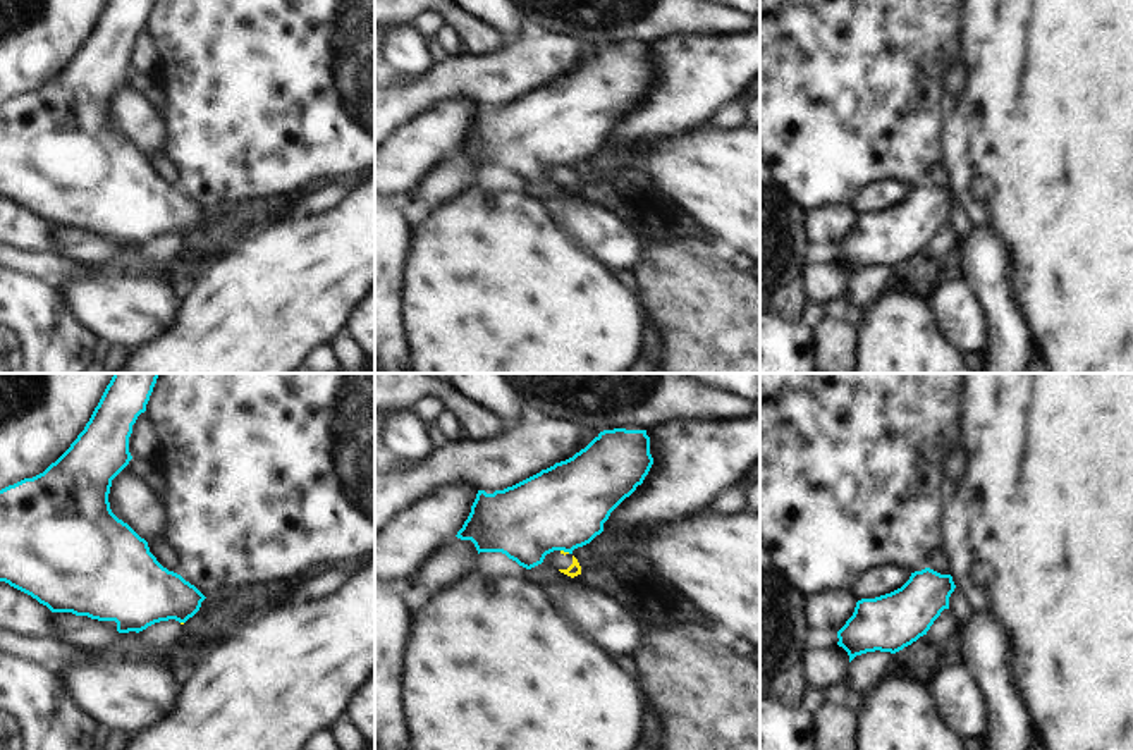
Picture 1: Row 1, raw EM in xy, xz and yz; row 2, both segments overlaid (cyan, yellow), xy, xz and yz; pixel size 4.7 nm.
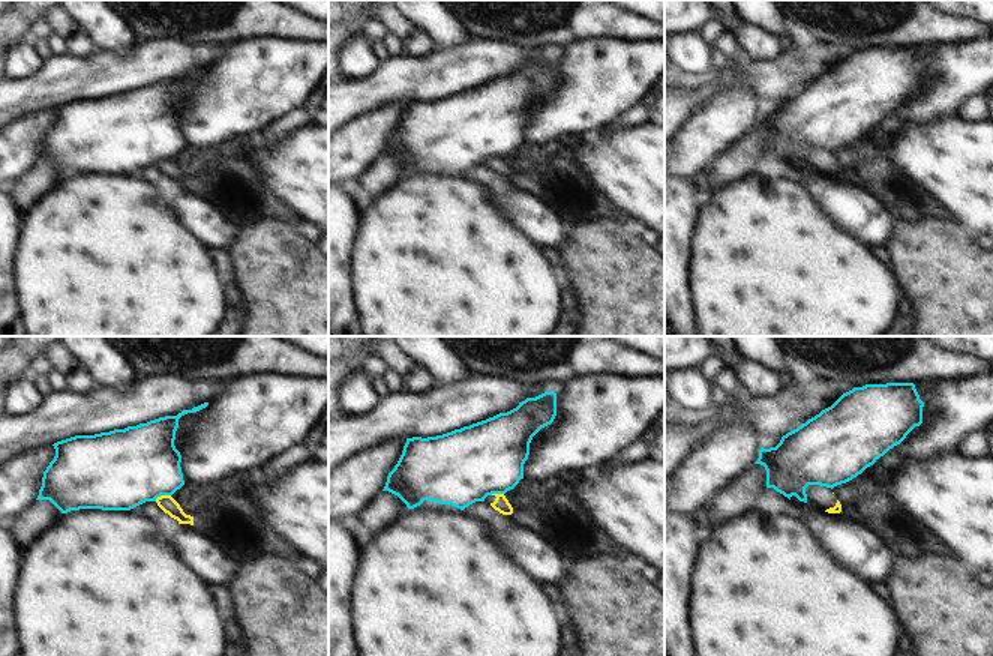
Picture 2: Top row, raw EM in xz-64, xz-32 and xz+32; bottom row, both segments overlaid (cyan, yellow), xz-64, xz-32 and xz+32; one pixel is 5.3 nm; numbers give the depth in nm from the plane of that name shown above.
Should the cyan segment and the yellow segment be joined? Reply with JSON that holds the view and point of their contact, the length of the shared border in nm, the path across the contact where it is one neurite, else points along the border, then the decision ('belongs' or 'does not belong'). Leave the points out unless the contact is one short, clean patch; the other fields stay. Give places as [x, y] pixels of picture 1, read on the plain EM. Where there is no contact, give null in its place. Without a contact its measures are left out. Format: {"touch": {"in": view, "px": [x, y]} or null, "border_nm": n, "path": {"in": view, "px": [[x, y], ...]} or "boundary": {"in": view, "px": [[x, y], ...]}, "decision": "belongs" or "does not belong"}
{"touch": {"in": "xz", "px": [566, 165]}, "border_nm": 50, "boundary": {"in": "xz", "px": [[561, 164], [569, 167]]}, "decision": "does not belong"}

